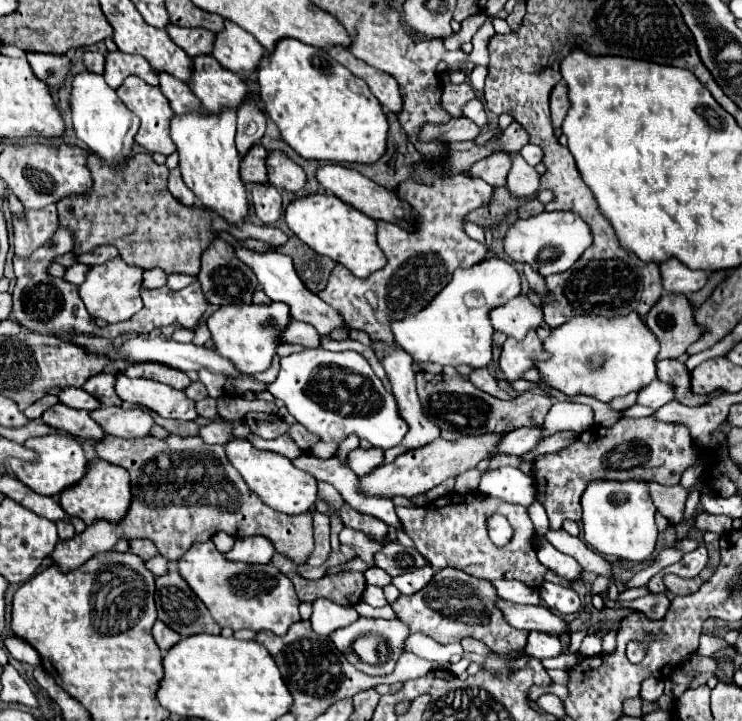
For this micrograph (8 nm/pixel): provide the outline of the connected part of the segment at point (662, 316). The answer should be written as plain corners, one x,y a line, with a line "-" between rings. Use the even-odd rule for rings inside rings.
665,294
651,308
645,324
661,344
659,360
679,358
705,332
695,322
695,308
681,294

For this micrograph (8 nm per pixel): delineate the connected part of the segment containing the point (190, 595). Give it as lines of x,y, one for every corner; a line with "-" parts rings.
167,572
163,576
157,578
157,590
155,590
155,604
157,604
157,614
159,620
163,624
167,624
171,630
175,630
177,634
181,634
183,638
193,636
193,634
219,634
221,626
213,620
213,616
209,614
207,606
195,596
195,592
189,588
189,584
183,580
183,576
179,576
179,572

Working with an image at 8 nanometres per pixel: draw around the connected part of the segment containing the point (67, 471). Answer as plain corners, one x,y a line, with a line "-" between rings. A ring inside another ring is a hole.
49,434
49,436
39,436
39,438
29,438
25,442
27,448
35,450
39,454
39,462
23,462
23,460
9,460
9,466
13,470
13,474
29,488
33,488
37,494
43,496
55,496
61,494
63,490
75,486
89,468
89,460
83,454
81,444
75,438
63,436
63,434

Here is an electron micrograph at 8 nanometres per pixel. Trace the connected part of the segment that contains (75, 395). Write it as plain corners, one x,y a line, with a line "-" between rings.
71,386
71,388
61,388
59,394
57,394
57,398
59,398
59,402
63,402
63,404
69,406
69,408
83,408
83,410
89,410
89,412
101,406
99,400
95,400
95,398
93,398
91,394
87,394
83,388
75,388
75,386

